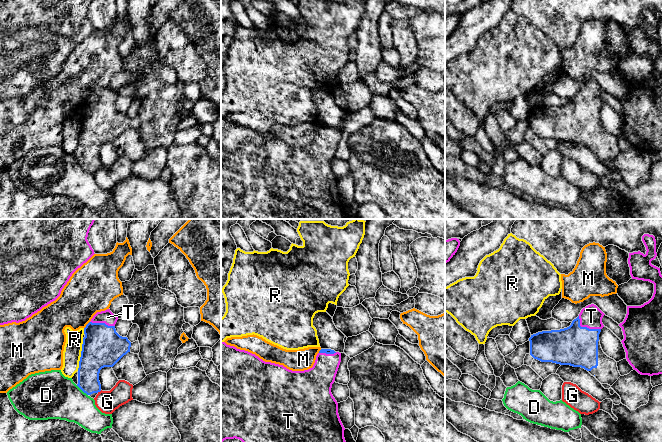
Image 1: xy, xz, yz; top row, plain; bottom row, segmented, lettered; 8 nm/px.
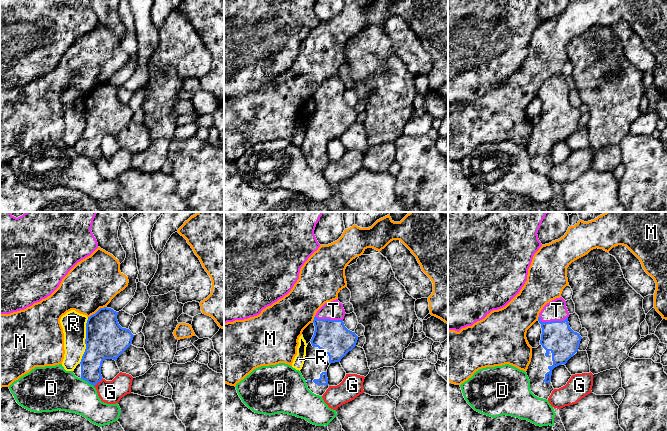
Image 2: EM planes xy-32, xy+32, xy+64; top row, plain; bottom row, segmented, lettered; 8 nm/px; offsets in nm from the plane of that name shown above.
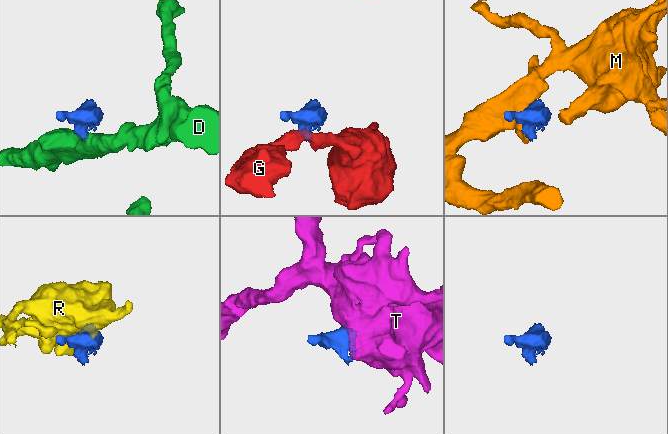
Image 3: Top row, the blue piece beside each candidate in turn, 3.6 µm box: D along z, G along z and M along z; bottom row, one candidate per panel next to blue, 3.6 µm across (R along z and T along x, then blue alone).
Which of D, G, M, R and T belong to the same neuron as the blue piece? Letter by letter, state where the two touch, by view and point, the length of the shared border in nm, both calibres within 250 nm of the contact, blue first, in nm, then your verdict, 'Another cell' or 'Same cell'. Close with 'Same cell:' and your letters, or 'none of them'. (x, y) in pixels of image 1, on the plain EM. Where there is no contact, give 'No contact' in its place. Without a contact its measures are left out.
D: Touches blue at xy (82, 166). Shared border 130 nm. Thickness 190 nm (blue) against 360 nm. Another cell
G: Touches blue at xy (99, 167). Shared border 40 nm. Thickness 190 nm (blue) against 180 nm. Another cell
M: Touches blue at xy (86, 101). Shared border 80 nm. Thickness 320 nm (blue) against 340 nm. Another cell
R: Touches blue at xy (81, 130). Shared border 260 nm. Thickness 320 nm (blue) against 140 nm. Another cell
T: Touches blue at yz (586, 103). Shared border 220 nm. Thickness 320 nm (blue) against 180 nm. Same cell
Same cell: T

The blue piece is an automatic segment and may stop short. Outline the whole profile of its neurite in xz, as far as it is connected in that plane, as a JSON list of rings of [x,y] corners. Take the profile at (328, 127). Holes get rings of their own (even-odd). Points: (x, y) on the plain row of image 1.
[[[221,118],[221,218],[236,214],[243,219],[346,219],[338,179],[331,169],[340,138],[341,129],[321,125],[312,144],[292,147]]]

